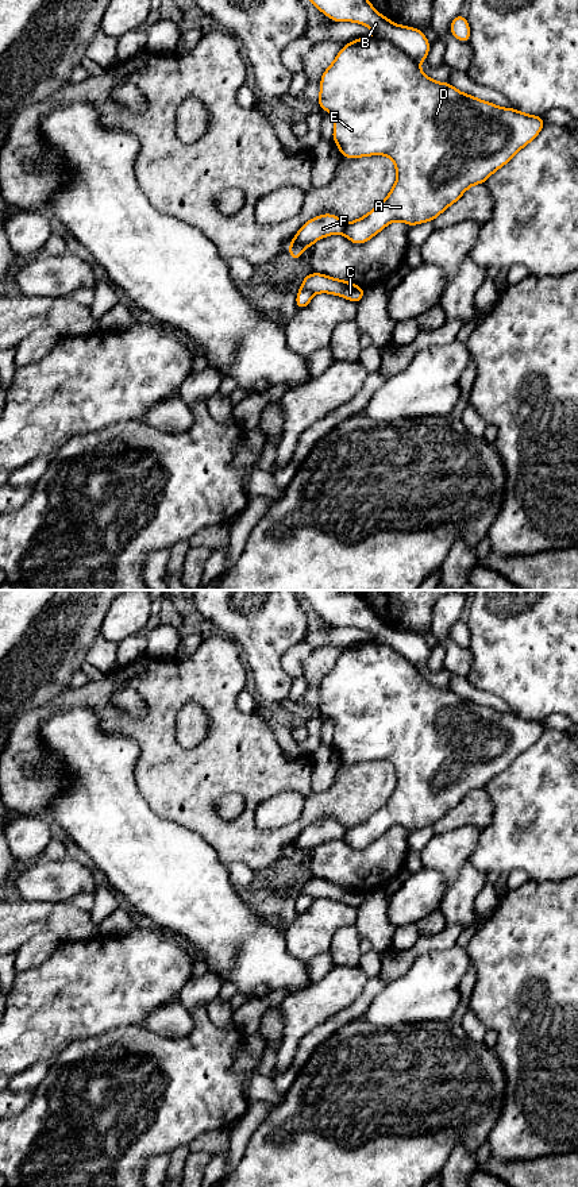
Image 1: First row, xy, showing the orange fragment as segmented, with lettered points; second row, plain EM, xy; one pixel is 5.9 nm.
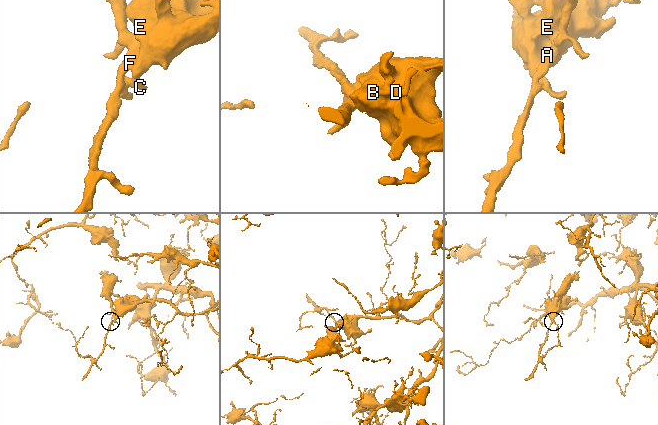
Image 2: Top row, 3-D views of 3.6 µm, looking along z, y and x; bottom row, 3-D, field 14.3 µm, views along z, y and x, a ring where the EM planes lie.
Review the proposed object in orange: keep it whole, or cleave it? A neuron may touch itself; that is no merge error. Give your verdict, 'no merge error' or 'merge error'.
merge error

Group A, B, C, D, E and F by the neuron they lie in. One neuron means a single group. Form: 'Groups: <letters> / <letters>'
Groups: A B C D E / F

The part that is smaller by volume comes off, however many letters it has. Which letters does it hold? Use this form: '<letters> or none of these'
F

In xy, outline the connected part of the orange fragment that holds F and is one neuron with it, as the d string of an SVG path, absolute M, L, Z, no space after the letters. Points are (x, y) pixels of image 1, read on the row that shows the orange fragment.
M332 213L312 217L303 224L292 239L289 244L289 258L298 261L304 248L309 248L315 242L324 236L343 234L344 226L344 221Z

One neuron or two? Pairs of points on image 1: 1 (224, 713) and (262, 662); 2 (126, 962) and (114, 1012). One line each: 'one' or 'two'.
1: two
2: one

